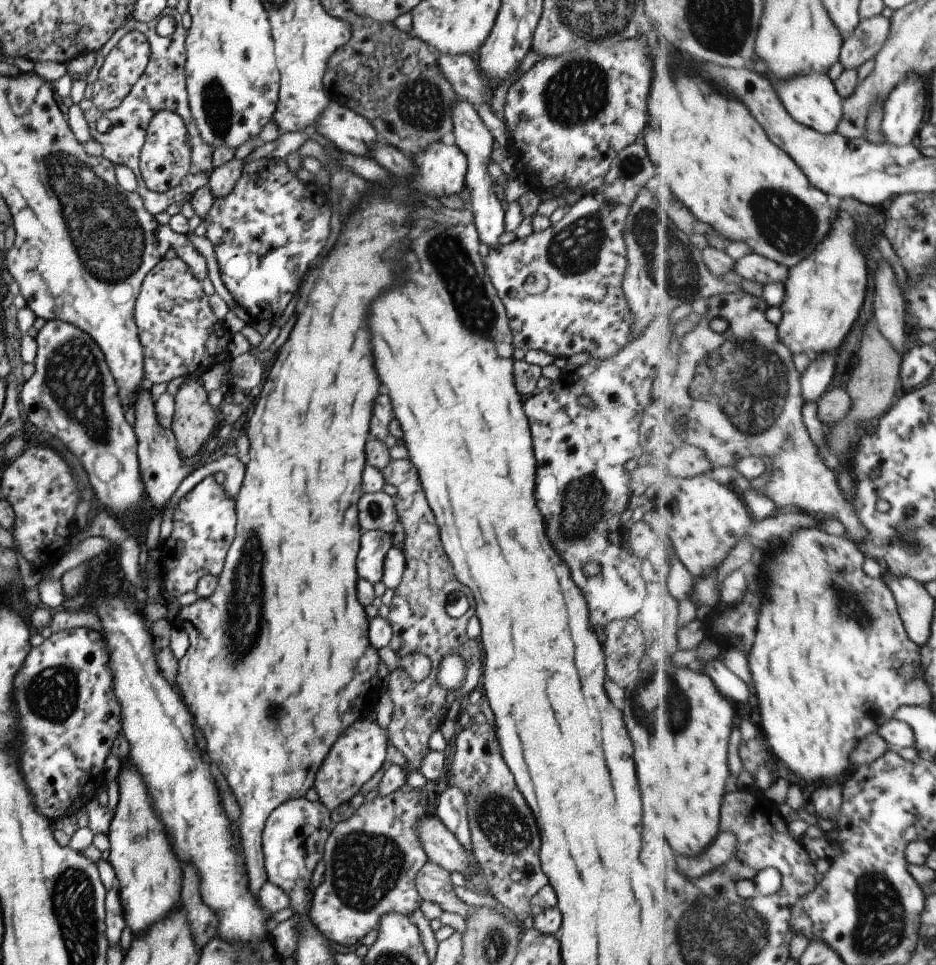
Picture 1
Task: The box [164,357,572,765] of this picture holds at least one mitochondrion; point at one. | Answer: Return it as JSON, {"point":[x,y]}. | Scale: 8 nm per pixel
{"point":[245,616]}

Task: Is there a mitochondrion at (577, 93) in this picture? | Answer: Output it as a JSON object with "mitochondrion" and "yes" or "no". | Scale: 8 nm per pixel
{"mitochondrion":"yes"}

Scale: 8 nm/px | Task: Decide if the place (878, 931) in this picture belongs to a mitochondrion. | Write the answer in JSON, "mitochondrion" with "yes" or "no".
{"mitochondrion":"yes"}

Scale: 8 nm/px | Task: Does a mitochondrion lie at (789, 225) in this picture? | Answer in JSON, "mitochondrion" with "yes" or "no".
{"mitochondrion":"yes"}

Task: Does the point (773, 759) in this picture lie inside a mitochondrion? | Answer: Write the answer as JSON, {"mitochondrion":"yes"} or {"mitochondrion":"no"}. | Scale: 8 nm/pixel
{"mitochondrion":"no"}

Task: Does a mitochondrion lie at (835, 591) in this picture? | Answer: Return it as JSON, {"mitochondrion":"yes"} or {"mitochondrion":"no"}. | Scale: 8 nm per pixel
{"mitochondrion":"yes"}

